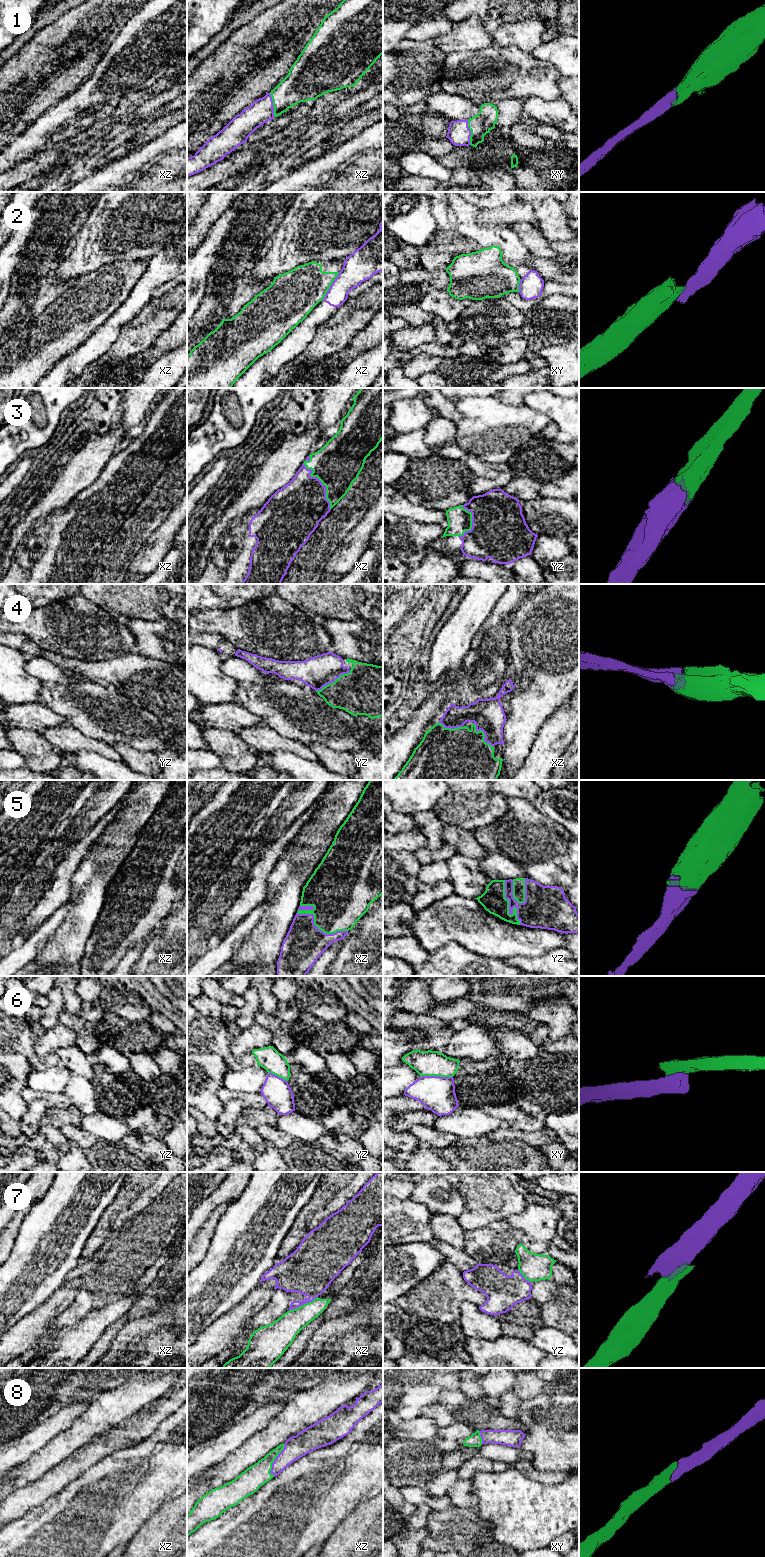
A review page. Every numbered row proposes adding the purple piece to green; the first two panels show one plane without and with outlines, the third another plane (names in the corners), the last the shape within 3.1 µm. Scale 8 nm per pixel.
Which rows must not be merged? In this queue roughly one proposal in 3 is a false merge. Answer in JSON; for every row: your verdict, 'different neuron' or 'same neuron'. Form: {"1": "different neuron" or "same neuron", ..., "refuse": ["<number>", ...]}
{"1": "same neuron", "2": "different neuron", "3": "same neuron", "4": "same neuron", "5": "same neuron", "6": "different neuron", "7": "different neuron", "8": "same neuron", "refuse": ["2", "6", "7"]}

